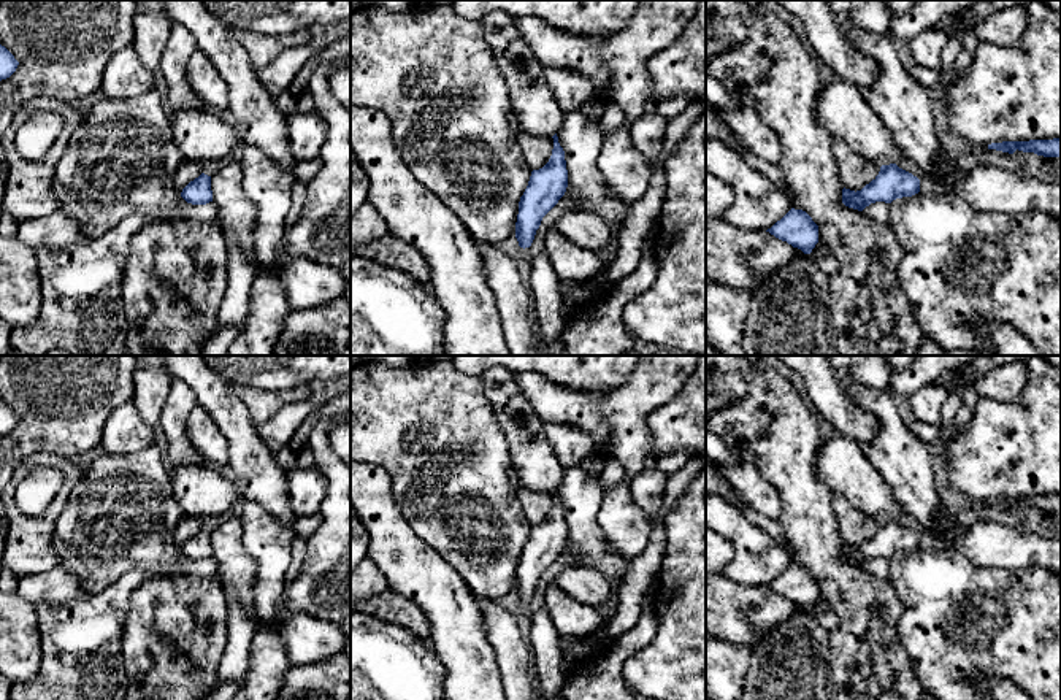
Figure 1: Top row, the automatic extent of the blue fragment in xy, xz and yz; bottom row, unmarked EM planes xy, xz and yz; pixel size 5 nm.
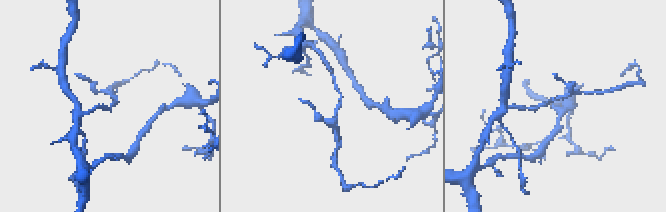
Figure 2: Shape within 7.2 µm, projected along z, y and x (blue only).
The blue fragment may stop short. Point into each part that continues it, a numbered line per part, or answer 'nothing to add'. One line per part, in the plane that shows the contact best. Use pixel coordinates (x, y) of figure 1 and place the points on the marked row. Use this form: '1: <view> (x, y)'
nothing to add

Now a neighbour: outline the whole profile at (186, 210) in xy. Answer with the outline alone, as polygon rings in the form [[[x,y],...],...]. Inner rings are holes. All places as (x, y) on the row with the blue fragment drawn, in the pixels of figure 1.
[[[186,202],[179,205],[178,217],[206,222],[208,213],[205,205],[192,205]]]

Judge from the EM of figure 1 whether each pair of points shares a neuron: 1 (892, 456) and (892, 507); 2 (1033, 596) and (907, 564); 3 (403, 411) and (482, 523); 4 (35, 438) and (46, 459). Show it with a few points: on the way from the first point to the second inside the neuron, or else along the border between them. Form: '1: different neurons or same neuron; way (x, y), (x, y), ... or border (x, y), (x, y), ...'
1: different neurons; border (869, 461), (906, 511)
2: same neuron; way (1001, 596), (990, 594), (985, 589), (939, 589)
3: same neuron; way (430, 438), (436, 445), (436, 476), (455, 496)
4: different neurons; border (72, 459), (34, 451), (16, 467)

